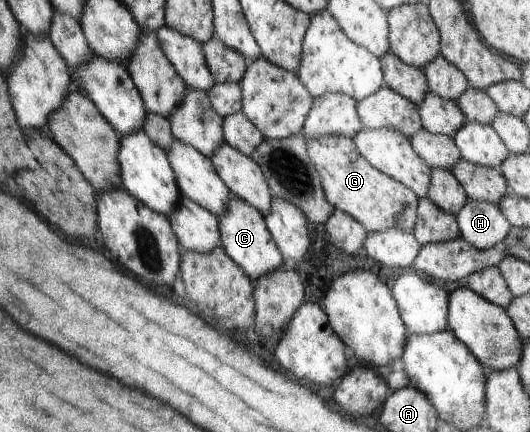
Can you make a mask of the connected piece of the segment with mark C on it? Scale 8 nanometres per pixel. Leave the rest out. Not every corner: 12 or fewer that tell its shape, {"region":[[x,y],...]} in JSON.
{"region":[[231,194],[220,244],[252,281],[284,265],[258,208]]}

